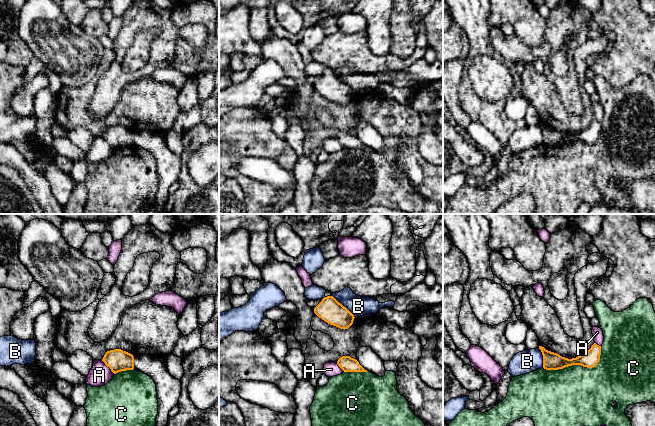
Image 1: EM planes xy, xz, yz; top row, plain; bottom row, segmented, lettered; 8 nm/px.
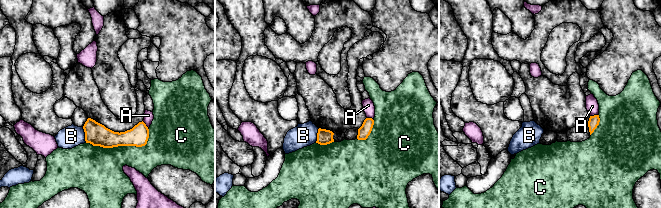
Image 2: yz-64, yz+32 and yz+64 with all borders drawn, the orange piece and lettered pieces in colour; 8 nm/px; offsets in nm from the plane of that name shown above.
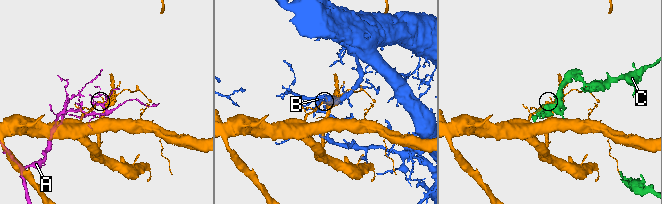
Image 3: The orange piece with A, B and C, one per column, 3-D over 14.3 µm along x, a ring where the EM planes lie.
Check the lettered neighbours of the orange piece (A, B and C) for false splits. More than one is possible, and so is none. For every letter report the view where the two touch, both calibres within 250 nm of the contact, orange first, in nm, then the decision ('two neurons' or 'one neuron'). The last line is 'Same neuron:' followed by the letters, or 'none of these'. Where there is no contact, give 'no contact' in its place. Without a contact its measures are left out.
A: xy | 180/170 nm | two neurons
B: xz | 190/160 nm | two neurons
C: yz | 140/480 nm | two neurons
Same neuron: none of these

